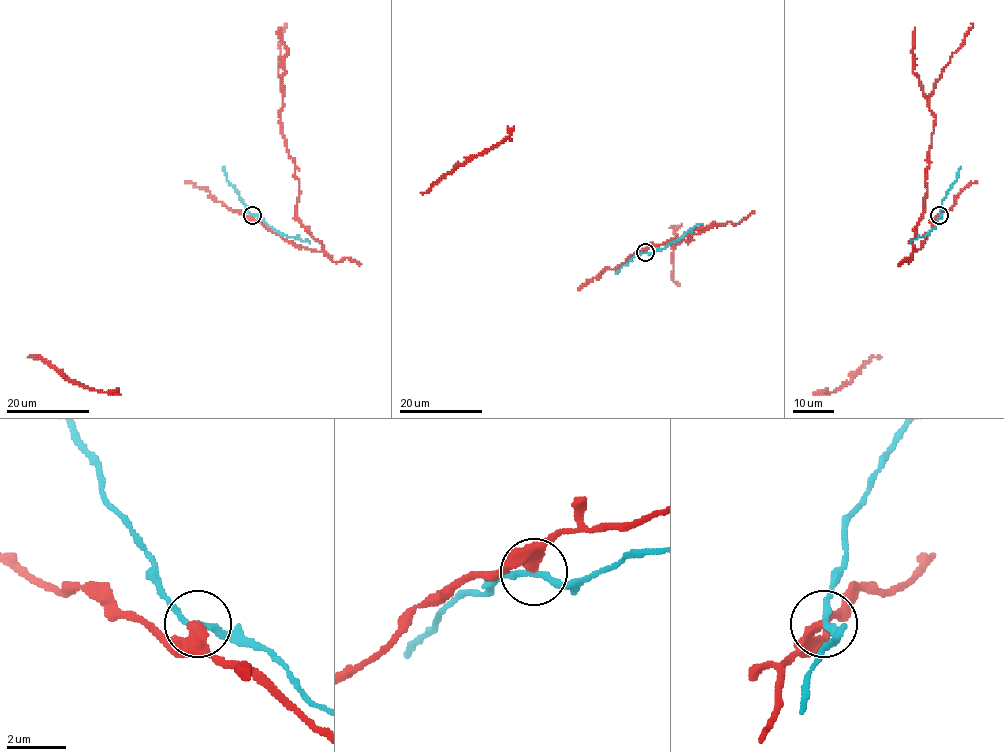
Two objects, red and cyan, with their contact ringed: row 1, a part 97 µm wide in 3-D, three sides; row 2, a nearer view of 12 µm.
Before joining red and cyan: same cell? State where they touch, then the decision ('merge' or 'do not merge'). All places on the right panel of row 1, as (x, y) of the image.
(939, 215) | do not merge

